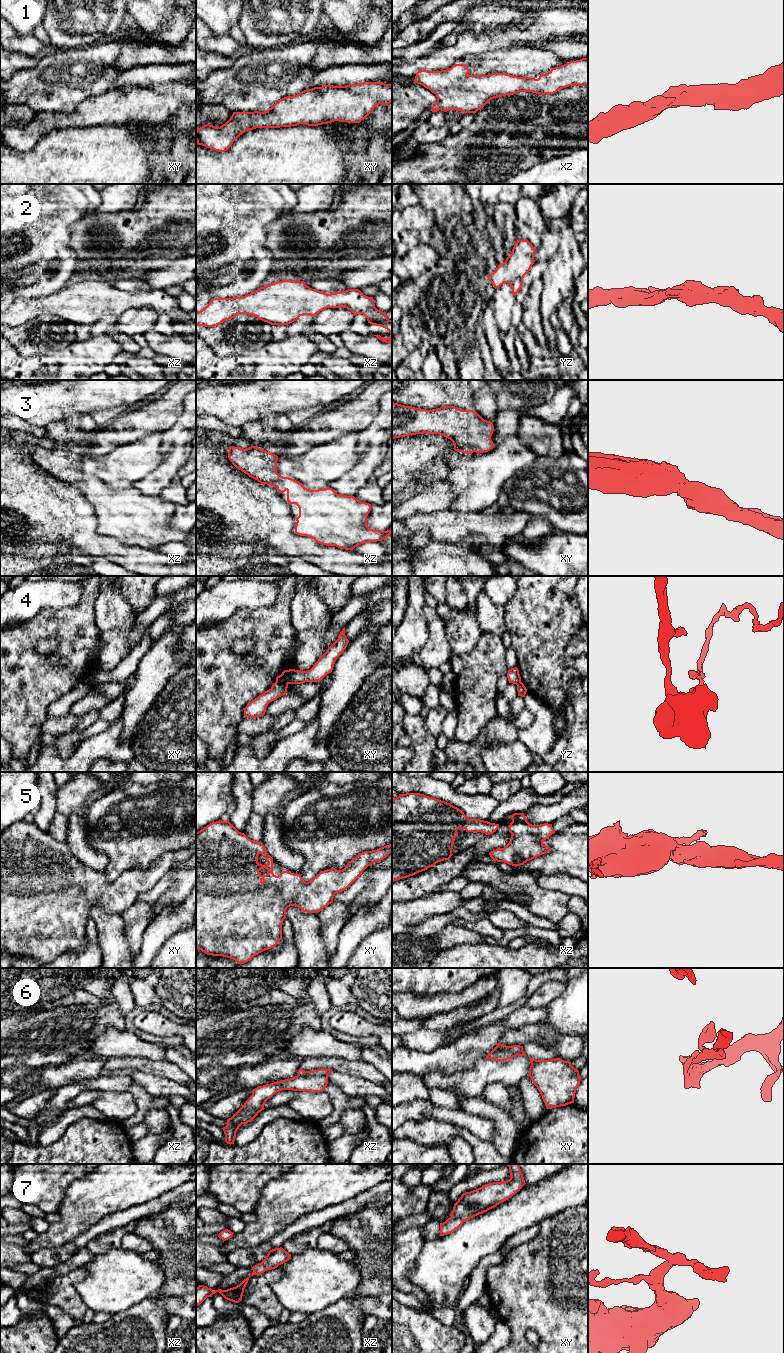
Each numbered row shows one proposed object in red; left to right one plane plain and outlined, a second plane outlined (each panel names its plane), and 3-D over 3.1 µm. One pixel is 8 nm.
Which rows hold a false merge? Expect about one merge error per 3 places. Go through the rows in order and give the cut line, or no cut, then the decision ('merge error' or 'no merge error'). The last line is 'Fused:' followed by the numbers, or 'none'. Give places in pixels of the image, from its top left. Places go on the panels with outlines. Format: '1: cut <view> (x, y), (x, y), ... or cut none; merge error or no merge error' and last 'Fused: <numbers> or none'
1: cut none; no merge error
2: cut none; no merge error
3: cut none; no merge error
4: cut xy (276, 681), (287, 684); merge error
5: cut none; no merge error
6: cut xy (523, 1051), (519, 1053), (498, 1051), (493, 1059); merge error
7: cut none; no merge error
Fused: 4, 6

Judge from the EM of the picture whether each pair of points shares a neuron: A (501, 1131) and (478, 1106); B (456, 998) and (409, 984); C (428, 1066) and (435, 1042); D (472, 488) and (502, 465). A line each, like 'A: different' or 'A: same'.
A: same
B: different
C: different
D: same

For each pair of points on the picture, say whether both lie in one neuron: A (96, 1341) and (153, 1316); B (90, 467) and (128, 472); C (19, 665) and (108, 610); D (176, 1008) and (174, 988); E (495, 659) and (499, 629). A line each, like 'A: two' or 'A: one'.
A: one
B: one
C: two
D: one
E: two

